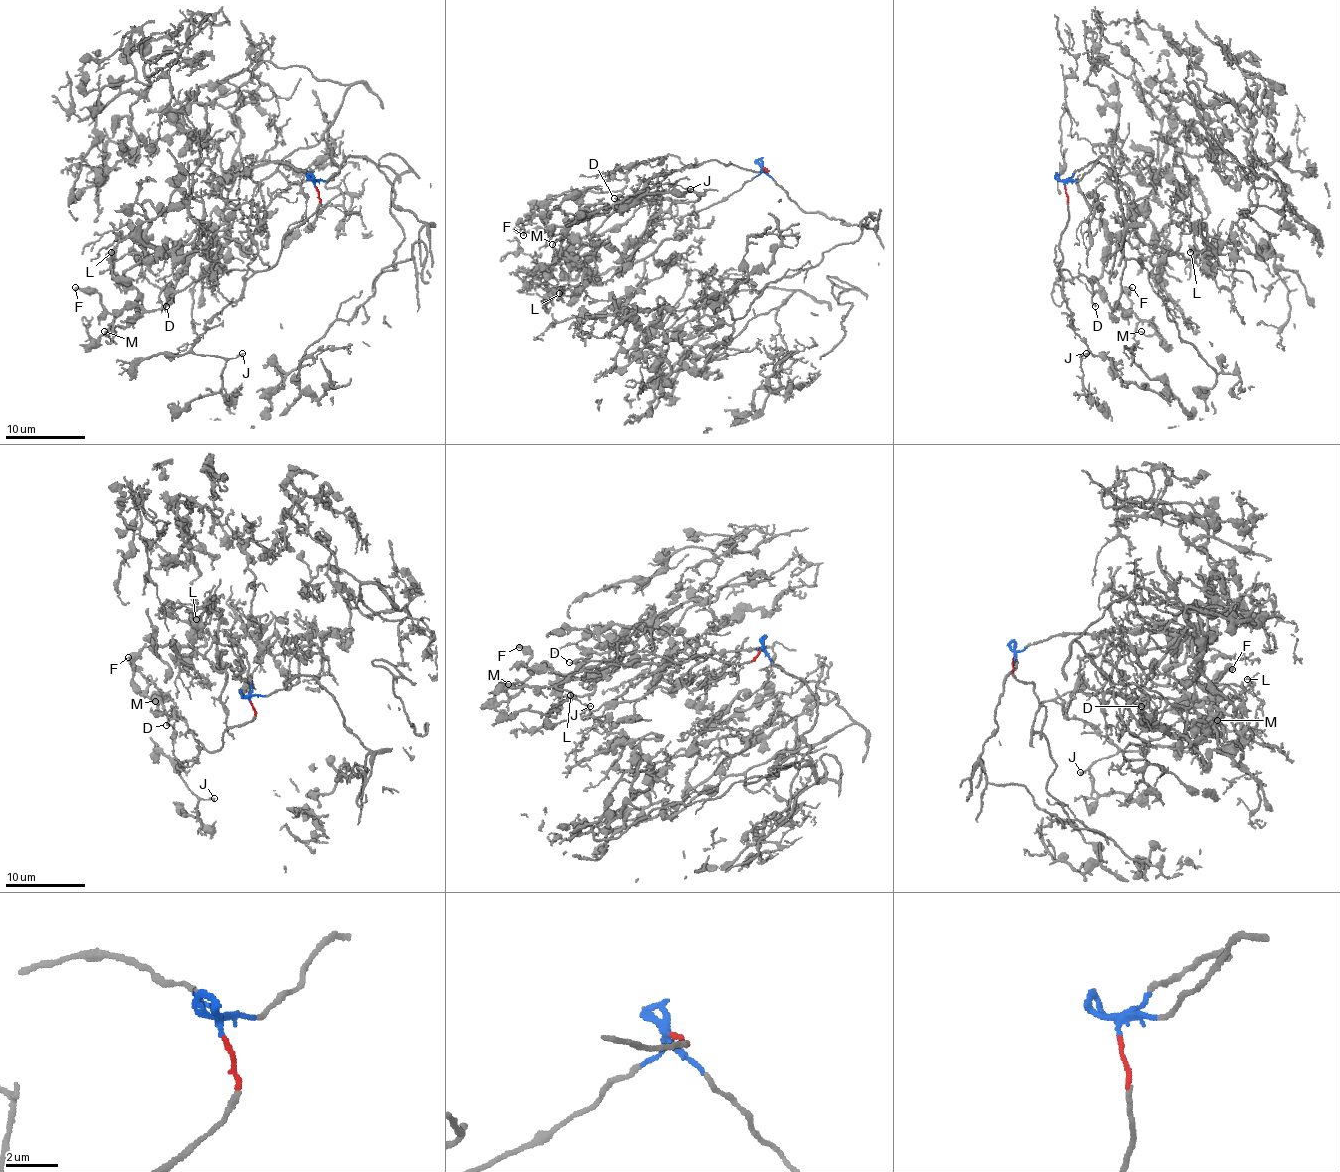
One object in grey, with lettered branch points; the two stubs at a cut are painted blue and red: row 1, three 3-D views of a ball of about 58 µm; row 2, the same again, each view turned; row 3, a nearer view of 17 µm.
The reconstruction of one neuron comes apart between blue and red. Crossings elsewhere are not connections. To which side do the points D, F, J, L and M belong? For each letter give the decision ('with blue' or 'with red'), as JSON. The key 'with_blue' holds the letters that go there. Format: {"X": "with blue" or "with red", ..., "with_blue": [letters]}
{"D": "with red", "F": "with red", "J": "with red", "L": "with blue", "M": "with red", "with_blue": ["L"]}

